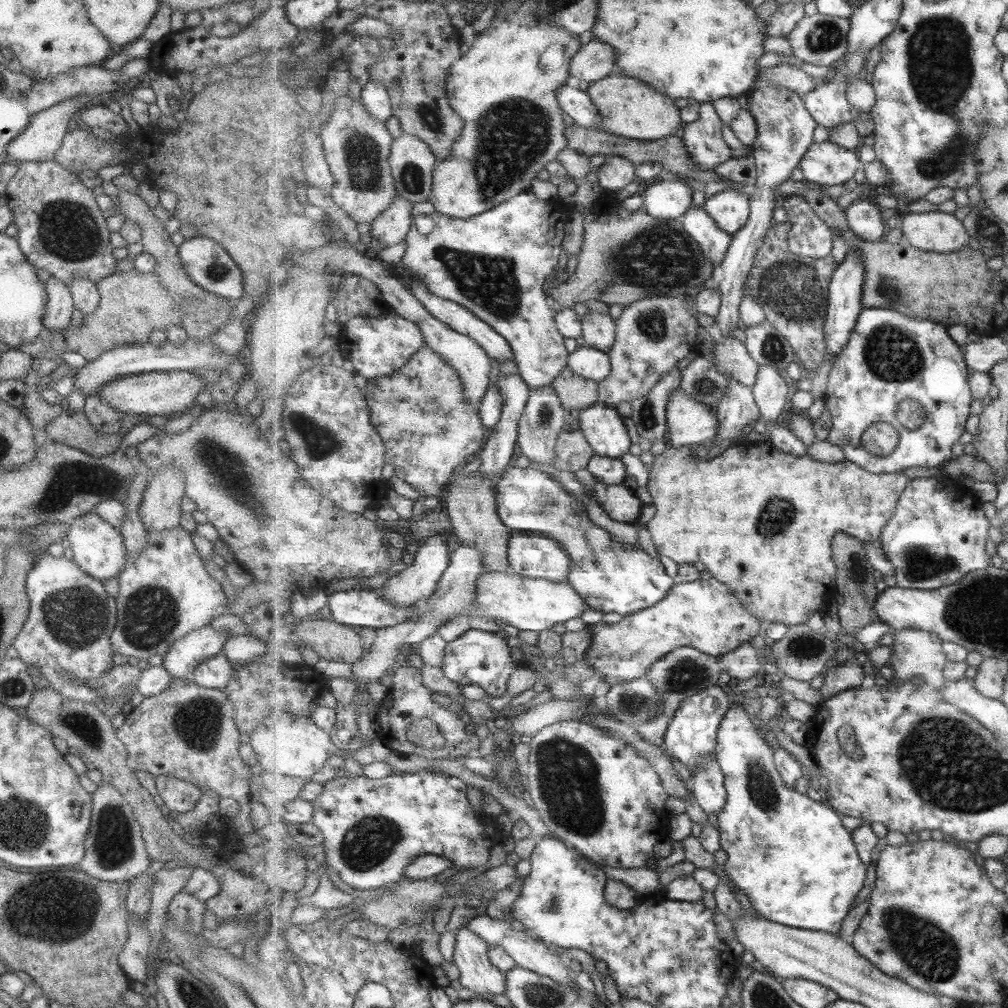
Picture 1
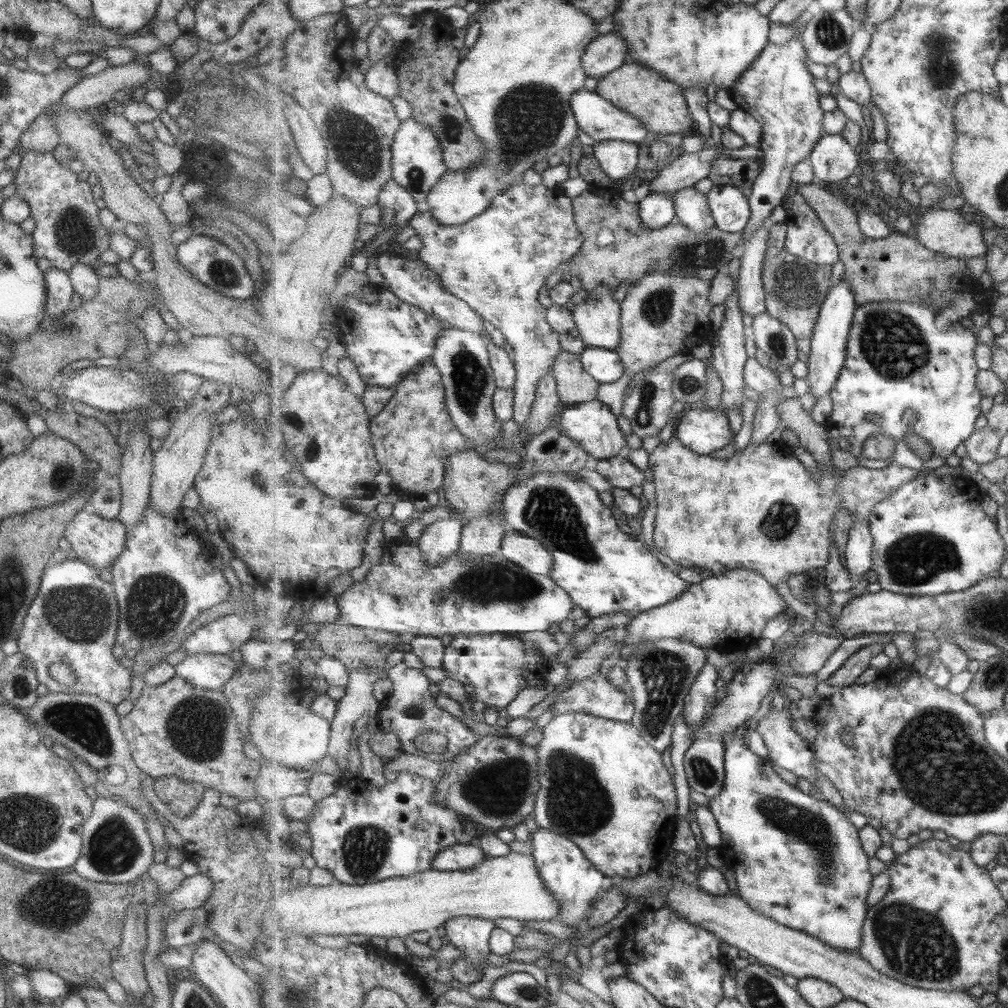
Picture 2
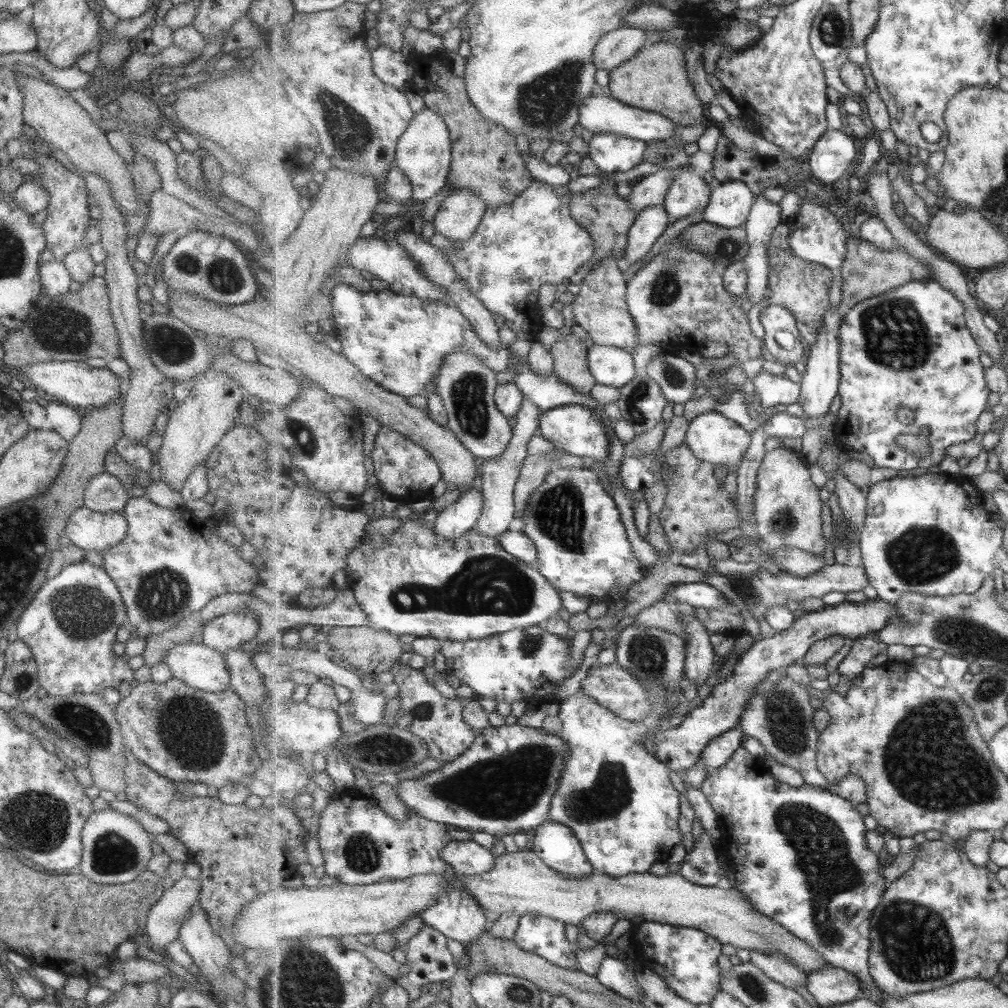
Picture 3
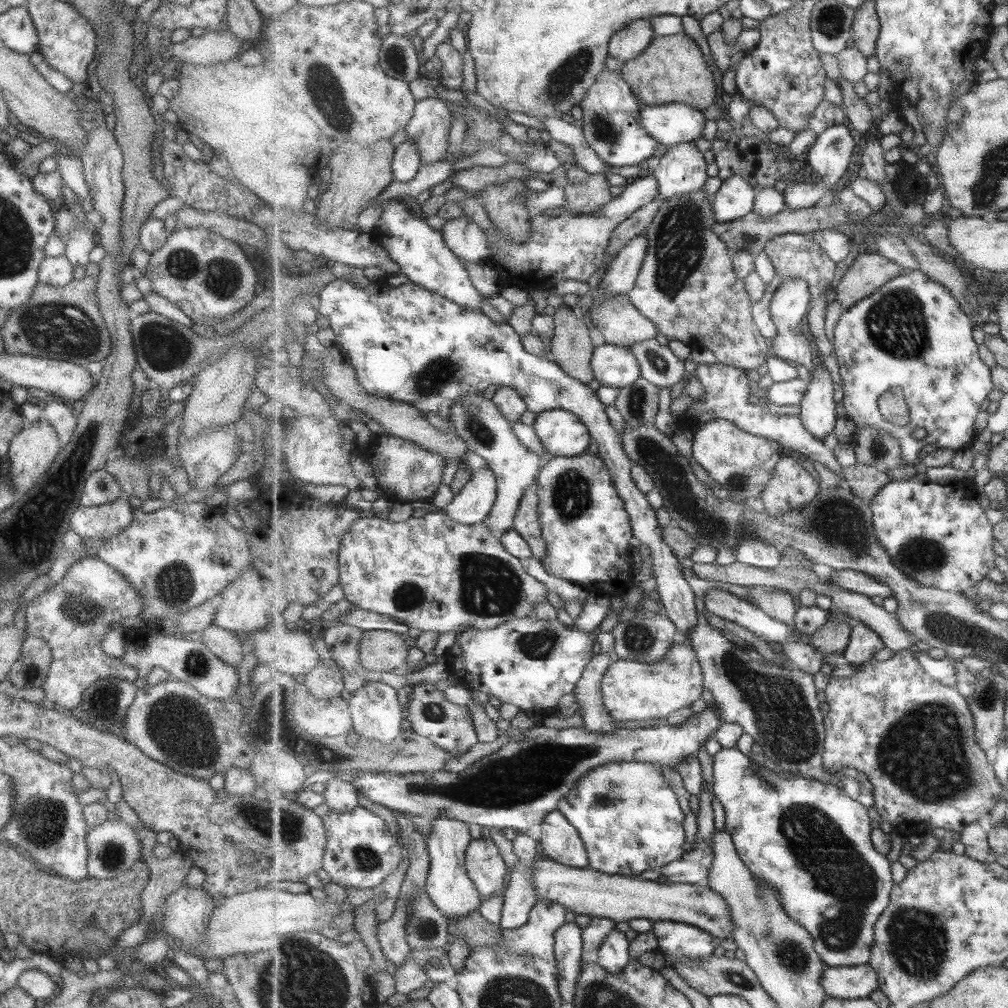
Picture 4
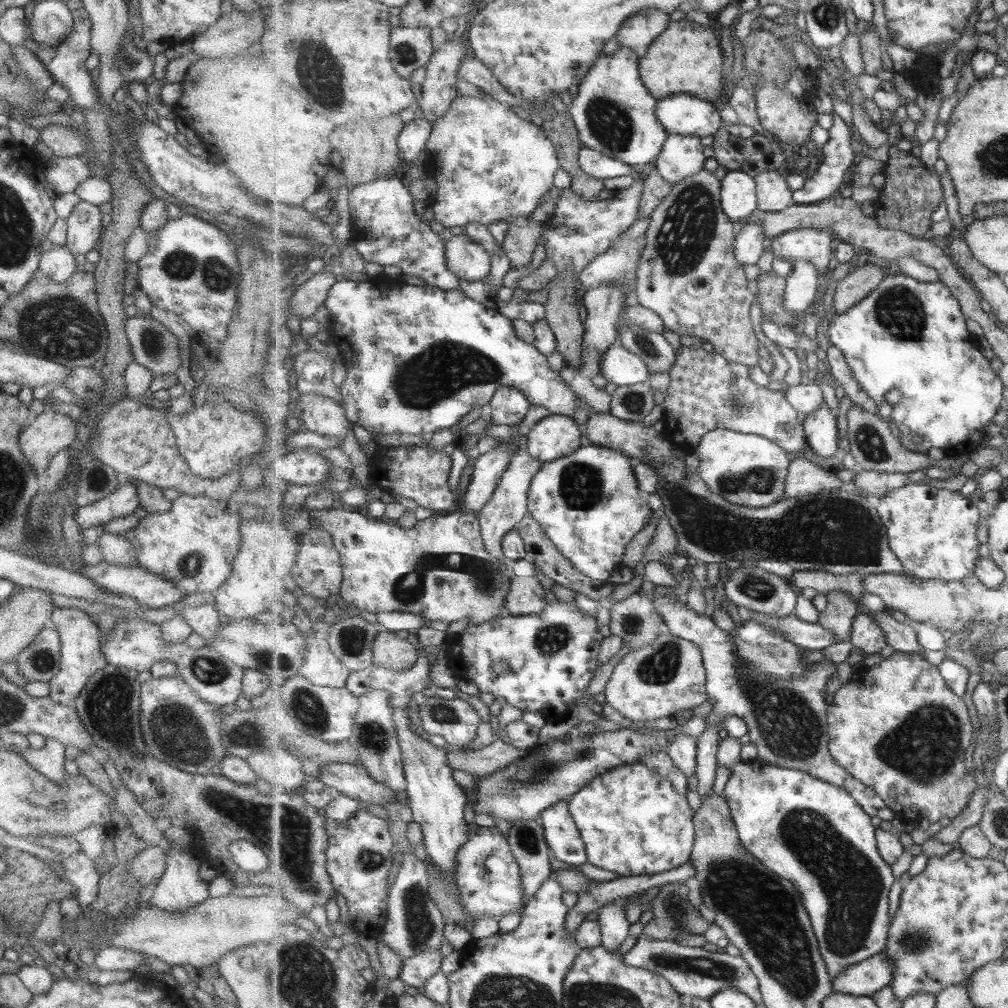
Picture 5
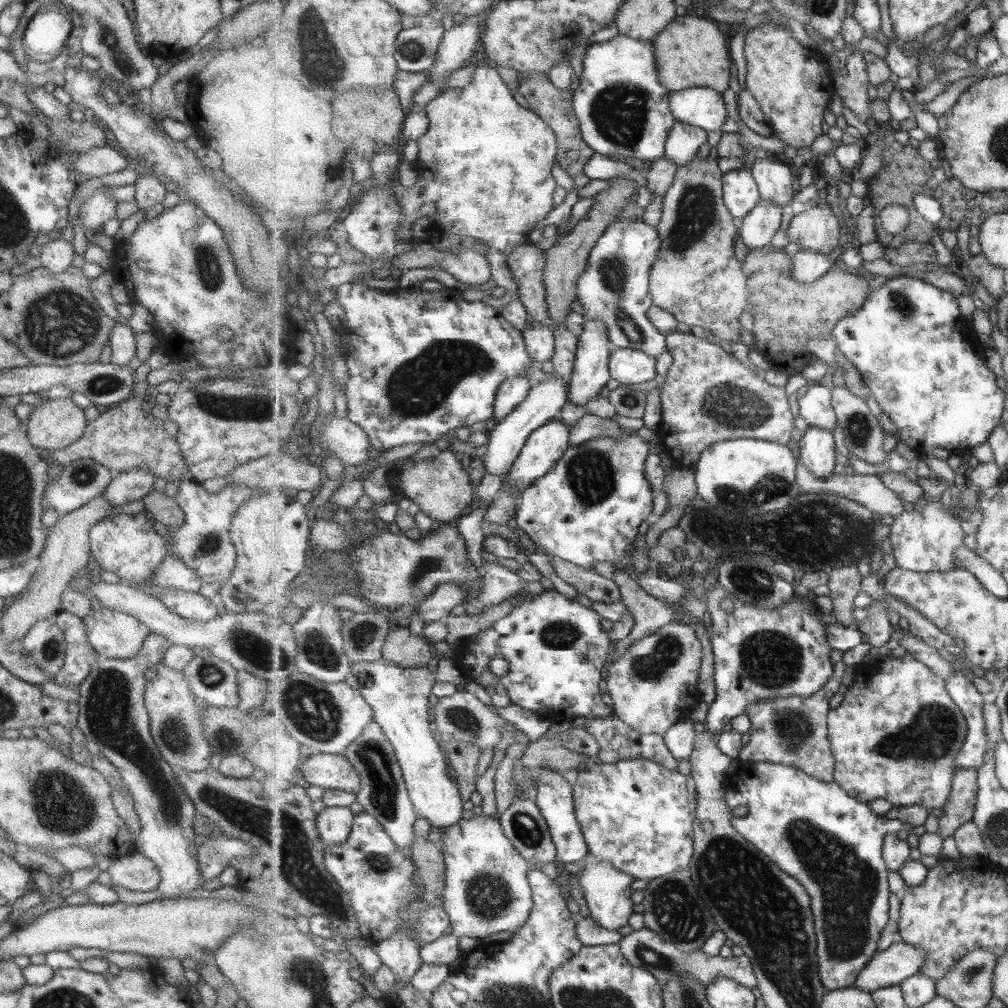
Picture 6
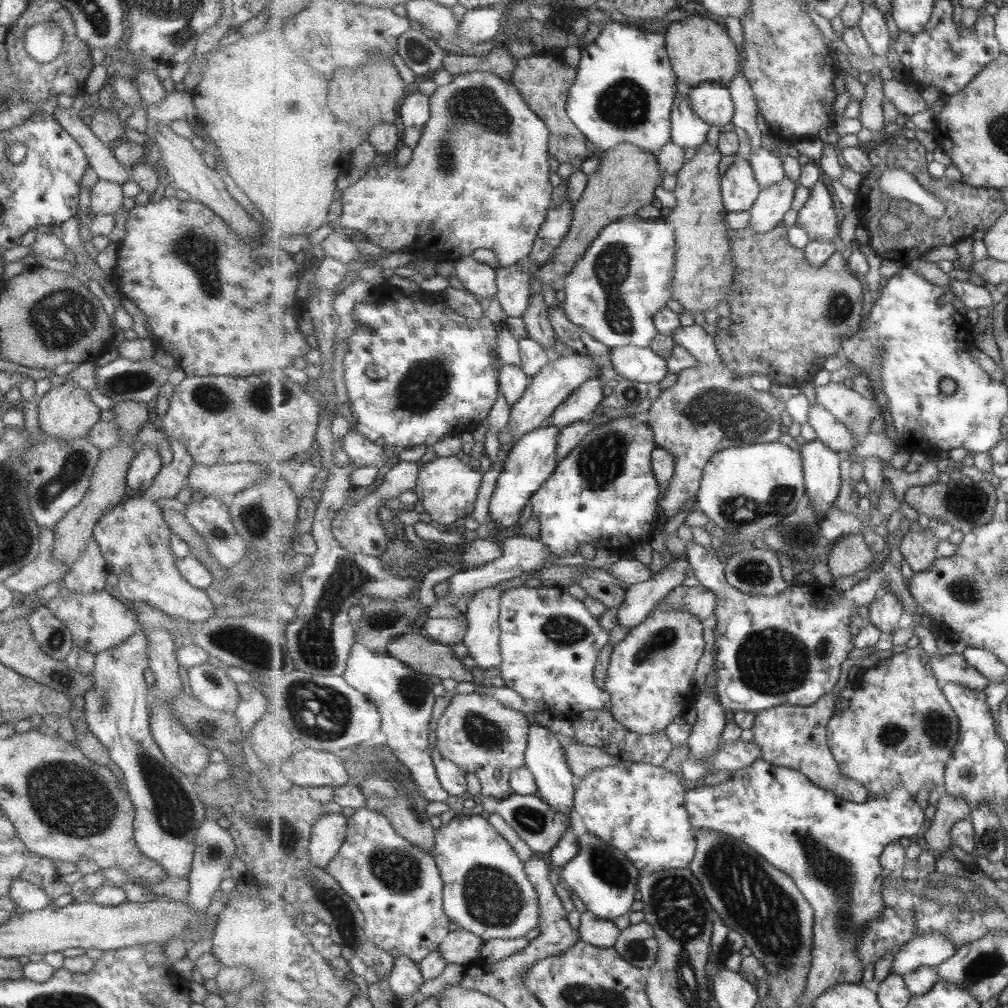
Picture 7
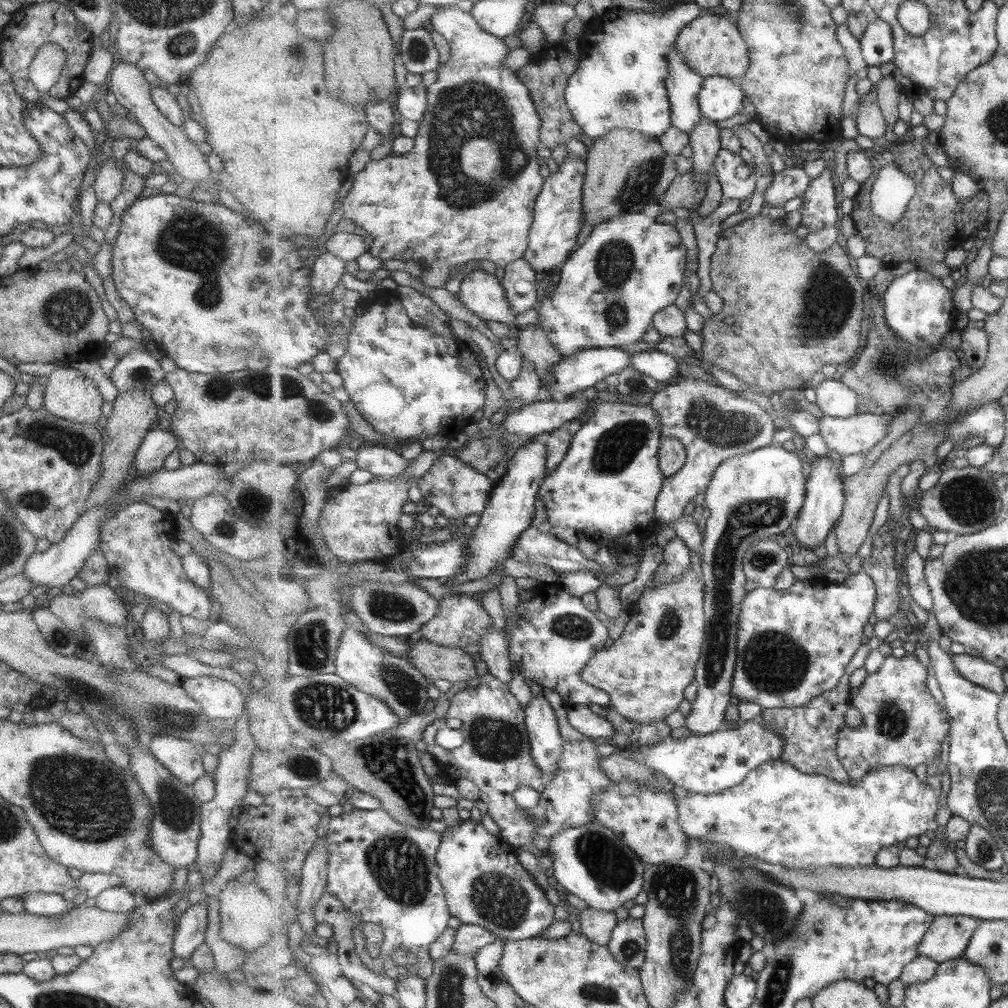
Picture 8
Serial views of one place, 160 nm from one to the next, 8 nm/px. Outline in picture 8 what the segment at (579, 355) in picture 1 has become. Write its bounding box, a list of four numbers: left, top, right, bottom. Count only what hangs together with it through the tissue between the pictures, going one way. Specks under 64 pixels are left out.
[630,350,679,385]

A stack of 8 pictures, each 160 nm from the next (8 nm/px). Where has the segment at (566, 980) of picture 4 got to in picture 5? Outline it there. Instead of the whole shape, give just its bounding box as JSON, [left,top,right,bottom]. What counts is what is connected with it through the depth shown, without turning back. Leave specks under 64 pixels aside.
[563,862,695,939]

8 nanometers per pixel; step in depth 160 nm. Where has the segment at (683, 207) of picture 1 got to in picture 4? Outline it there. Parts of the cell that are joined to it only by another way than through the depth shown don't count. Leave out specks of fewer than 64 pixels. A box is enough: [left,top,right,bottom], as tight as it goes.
[600,232,649,296]

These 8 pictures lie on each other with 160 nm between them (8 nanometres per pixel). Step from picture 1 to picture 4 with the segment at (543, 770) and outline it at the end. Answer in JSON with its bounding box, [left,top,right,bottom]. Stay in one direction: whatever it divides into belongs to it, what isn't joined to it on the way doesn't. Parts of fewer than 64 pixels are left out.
[558,652,685,876]

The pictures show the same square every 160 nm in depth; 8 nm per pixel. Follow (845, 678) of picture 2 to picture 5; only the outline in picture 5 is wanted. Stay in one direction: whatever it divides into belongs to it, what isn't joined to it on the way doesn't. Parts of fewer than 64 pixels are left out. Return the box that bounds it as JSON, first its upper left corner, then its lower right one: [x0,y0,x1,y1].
[851,611,887,654]

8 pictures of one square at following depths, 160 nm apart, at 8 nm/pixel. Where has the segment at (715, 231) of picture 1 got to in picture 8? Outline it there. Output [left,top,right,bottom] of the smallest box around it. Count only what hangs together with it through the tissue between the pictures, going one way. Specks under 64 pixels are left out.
[666,48,705,134]

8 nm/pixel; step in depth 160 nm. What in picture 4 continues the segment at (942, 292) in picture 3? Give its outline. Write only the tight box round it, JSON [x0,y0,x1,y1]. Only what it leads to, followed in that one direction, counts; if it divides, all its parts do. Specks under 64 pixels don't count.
[833,271,995,466]

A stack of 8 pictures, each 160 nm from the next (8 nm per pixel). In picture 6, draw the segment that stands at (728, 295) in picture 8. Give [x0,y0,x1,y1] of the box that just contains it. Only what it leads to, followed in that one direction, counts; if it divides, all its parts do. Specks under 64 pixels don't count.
[743,245,869,374]

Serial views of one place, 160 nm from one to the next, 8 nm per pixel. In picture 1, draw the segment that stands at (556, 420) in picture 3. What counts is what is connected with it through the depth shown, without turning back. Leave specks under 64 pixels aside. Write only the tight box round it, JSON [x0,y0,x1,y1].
[580,401,631,458]

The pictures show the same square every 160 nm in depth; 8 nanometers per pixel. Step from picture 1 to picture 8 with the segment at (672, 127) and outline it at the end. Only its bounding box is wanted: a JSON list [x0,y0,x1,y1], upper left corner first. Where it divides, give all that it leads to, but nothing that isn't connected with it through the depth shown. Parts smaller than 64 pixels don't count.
[676,13,751,81]

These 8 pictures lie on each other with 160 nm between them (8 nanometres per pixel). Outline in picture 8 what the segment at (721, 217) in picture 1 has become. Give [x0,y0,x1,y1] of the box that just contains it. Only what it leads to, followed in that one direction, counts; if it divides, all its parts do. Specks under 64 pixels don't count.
[713,150,759,200]

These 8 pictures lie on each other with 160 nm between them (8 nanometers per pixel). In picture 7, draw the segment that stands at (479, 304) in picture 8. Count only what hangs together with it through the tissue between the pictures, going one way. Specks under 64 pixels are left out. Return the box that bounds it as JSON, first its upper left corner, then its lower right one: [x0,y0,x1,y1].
[455,257,498,305]

